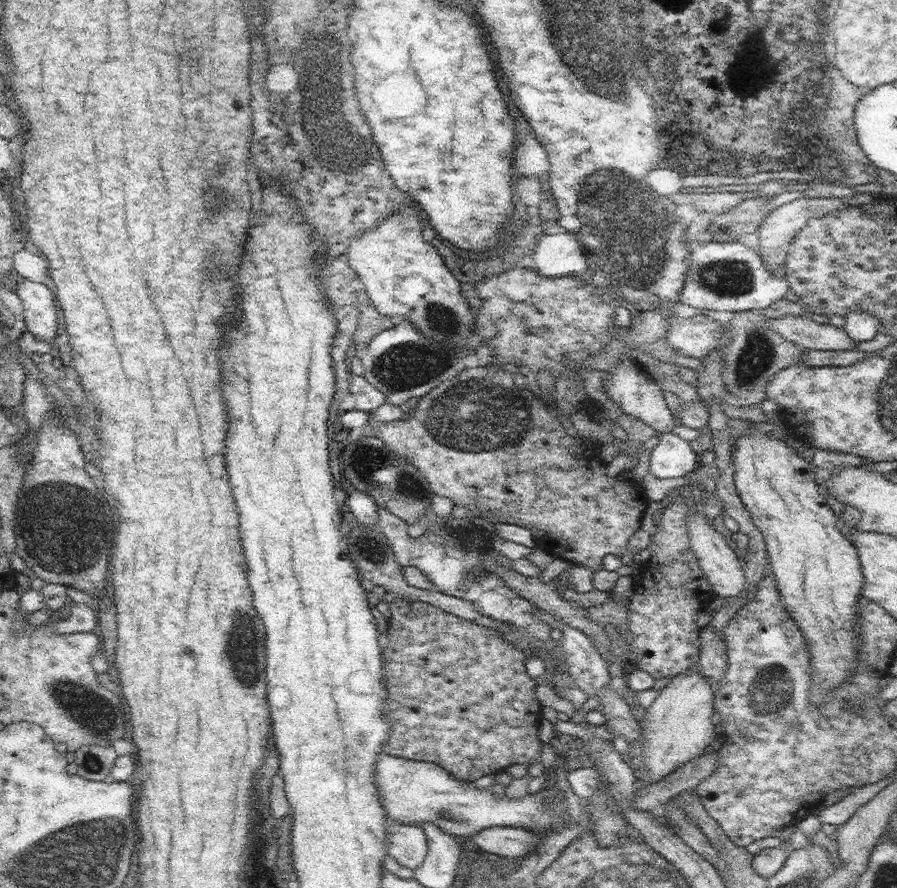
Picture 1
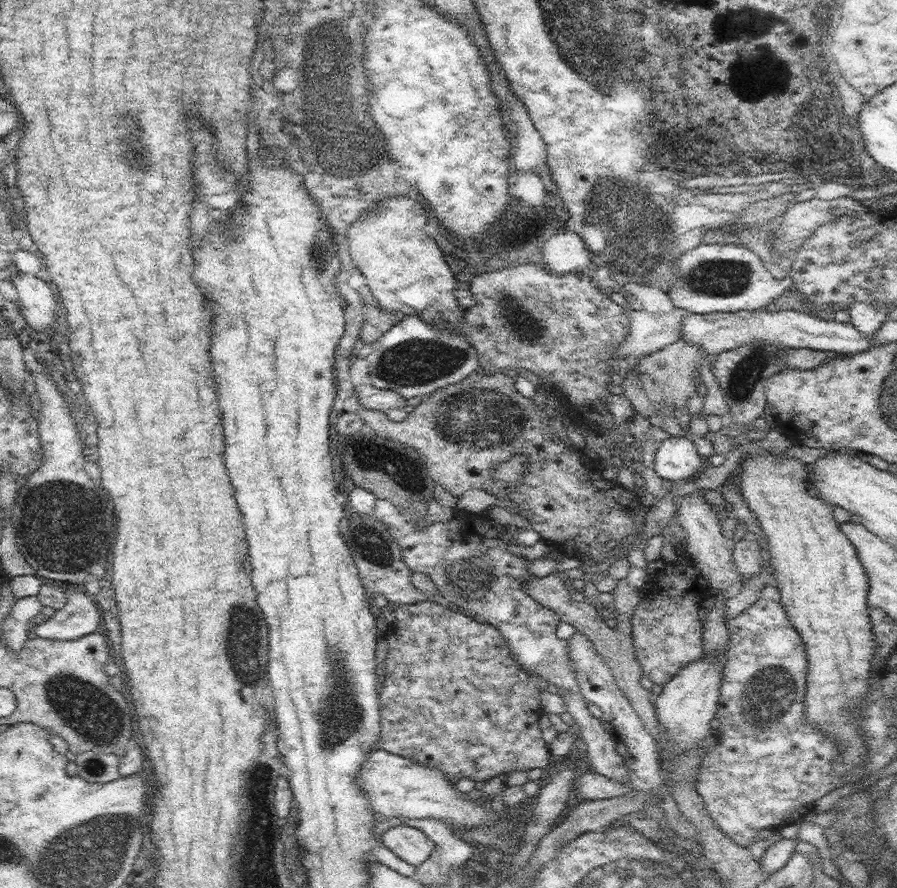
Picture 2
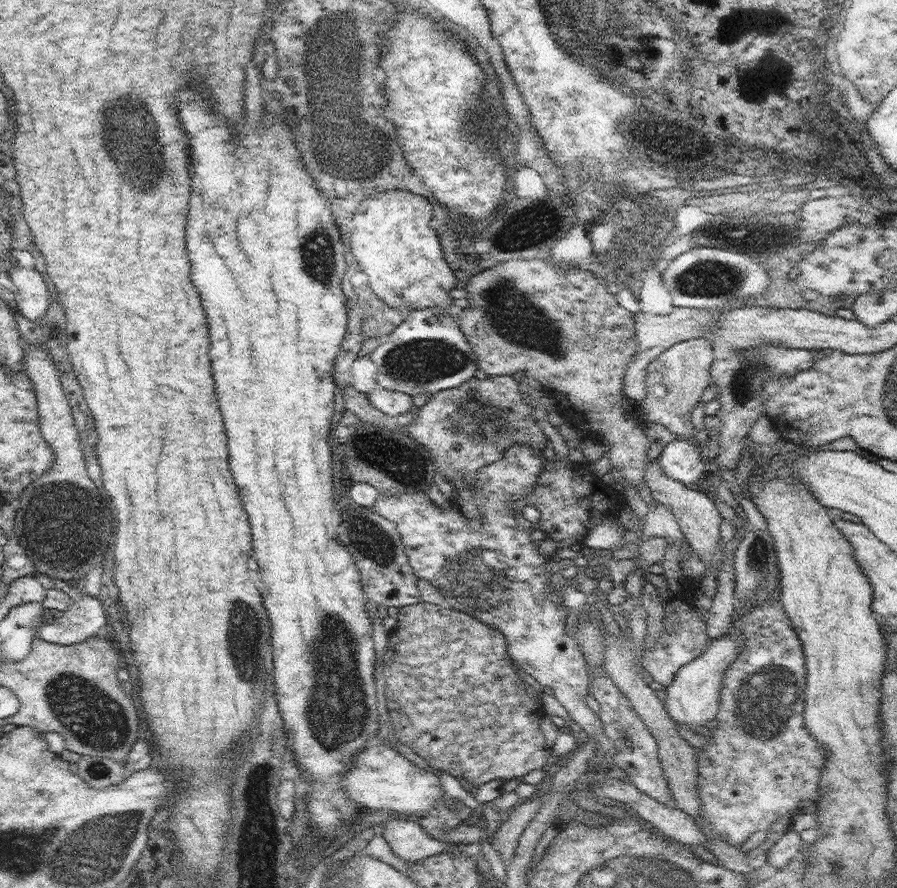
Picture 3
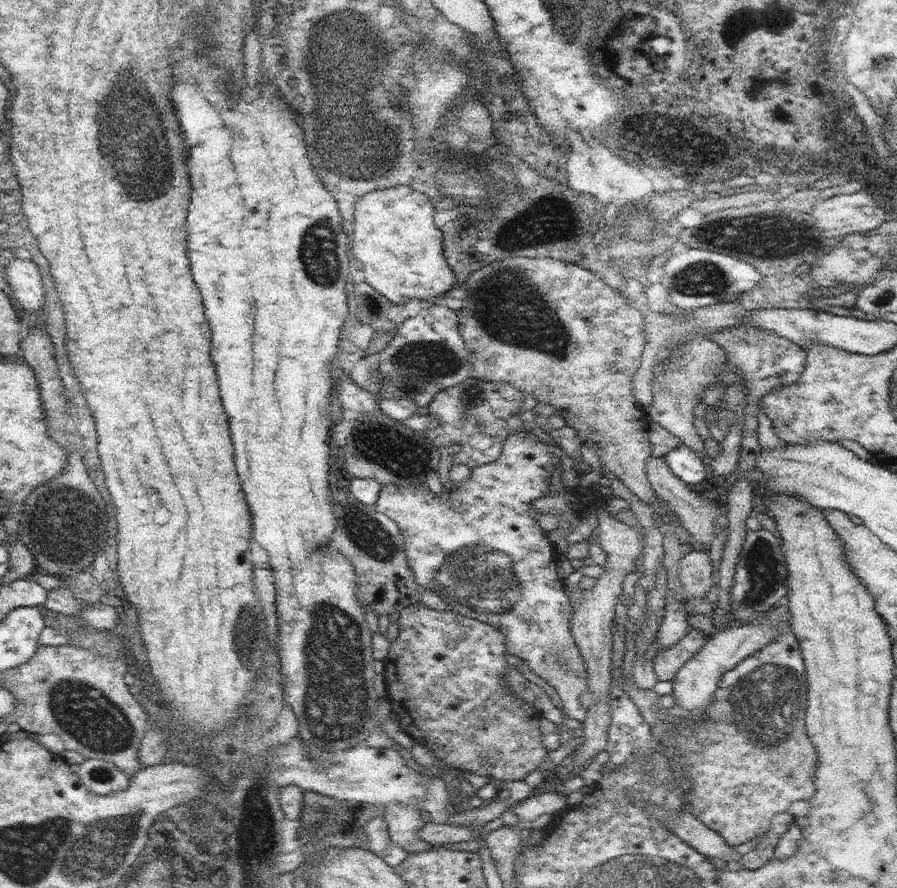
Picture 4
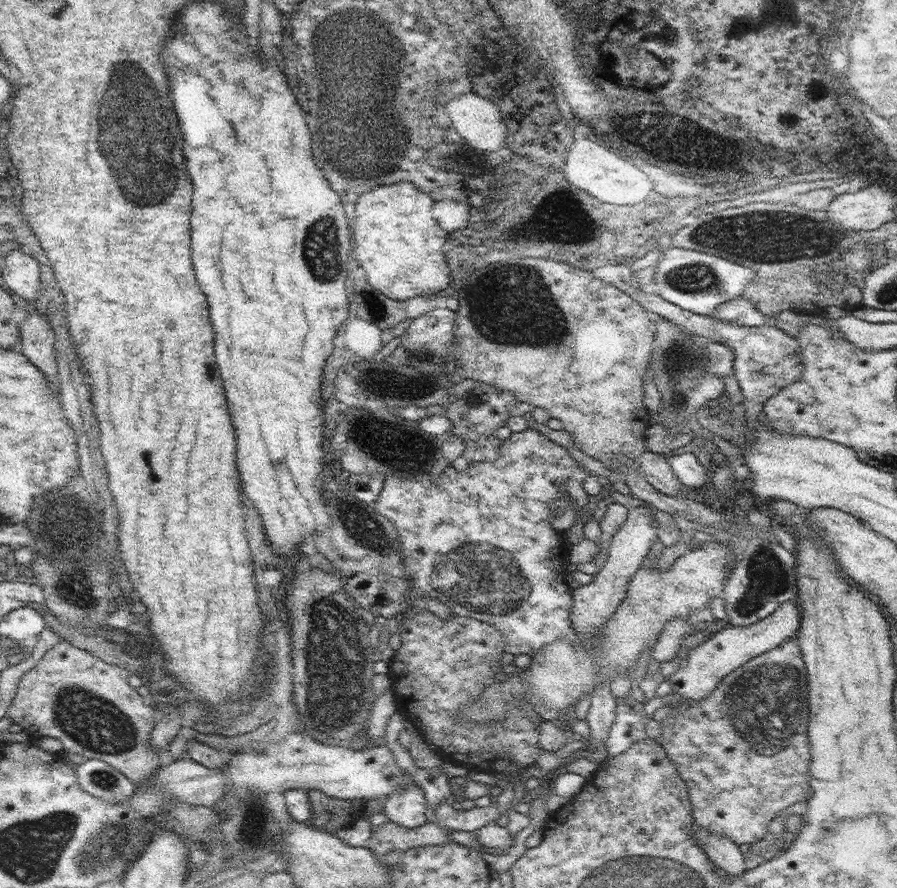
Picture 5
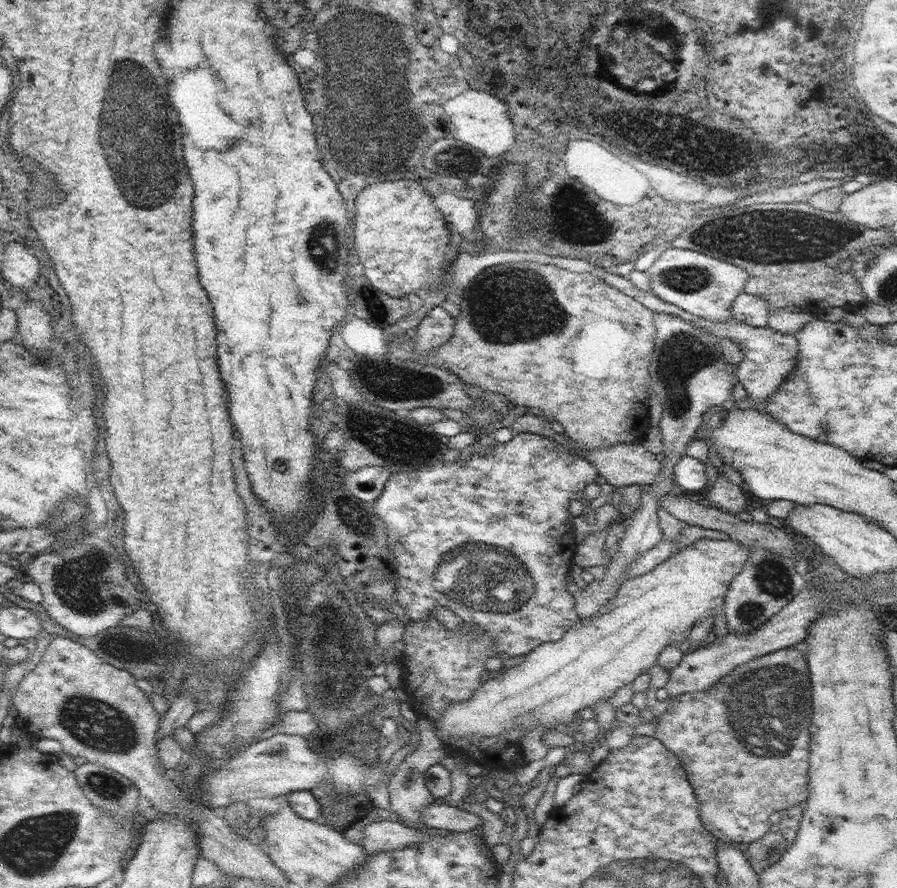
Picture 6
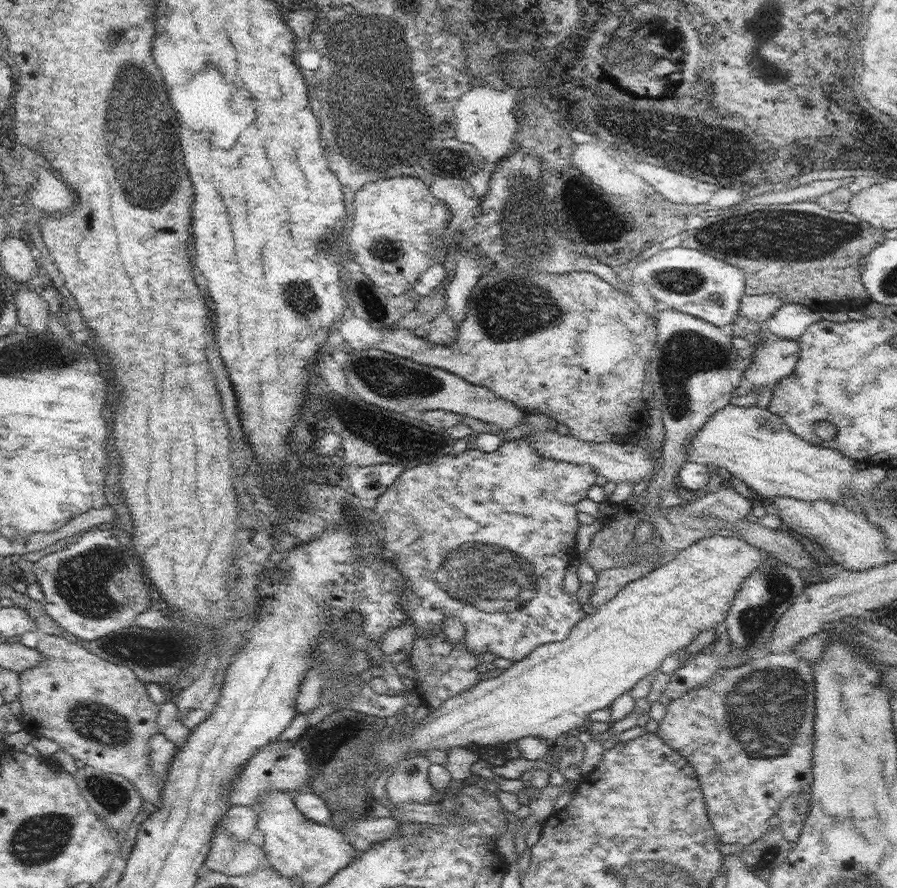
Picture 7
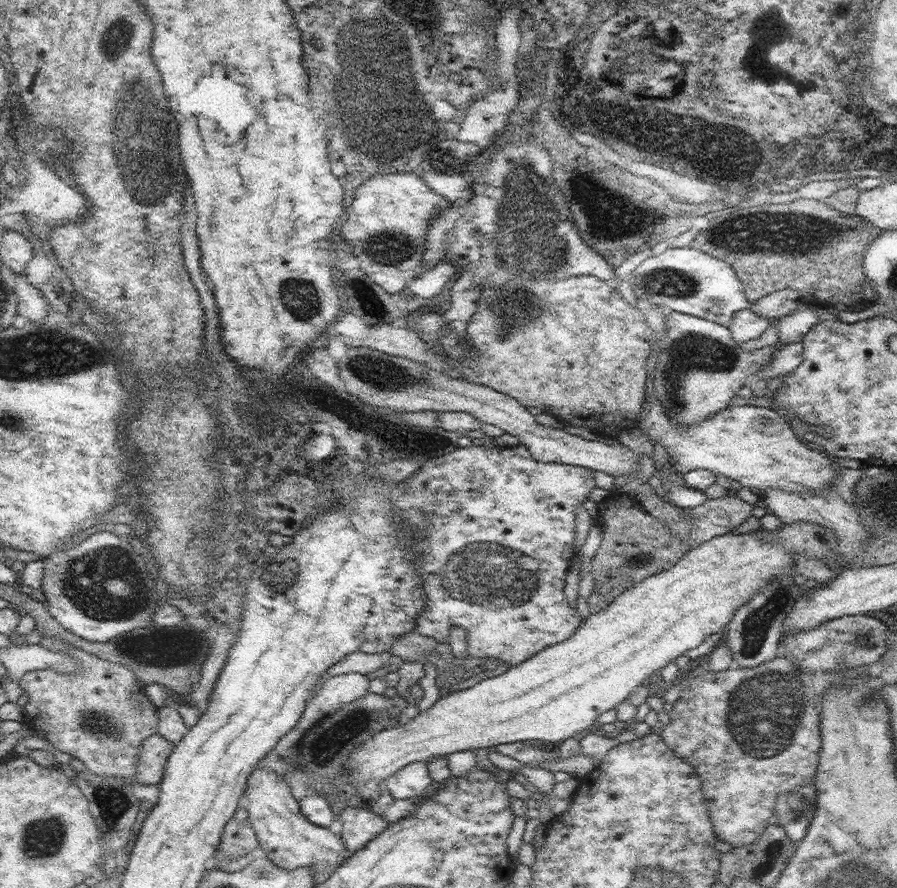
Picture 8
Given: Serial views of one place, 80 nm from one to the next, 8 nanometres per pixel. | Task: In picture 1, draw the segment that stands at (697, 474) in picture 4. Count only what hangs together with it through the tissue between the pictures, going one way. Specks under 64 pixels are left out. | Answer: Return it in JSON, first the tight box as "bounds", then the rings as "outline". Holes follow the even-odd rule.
{"bounds":[649,432,700,478],"outline":[[[662,432],[651,455],[649,472],[656,478],[693,476],[700,465],[698,454],[688,441],[670,432]]]}

